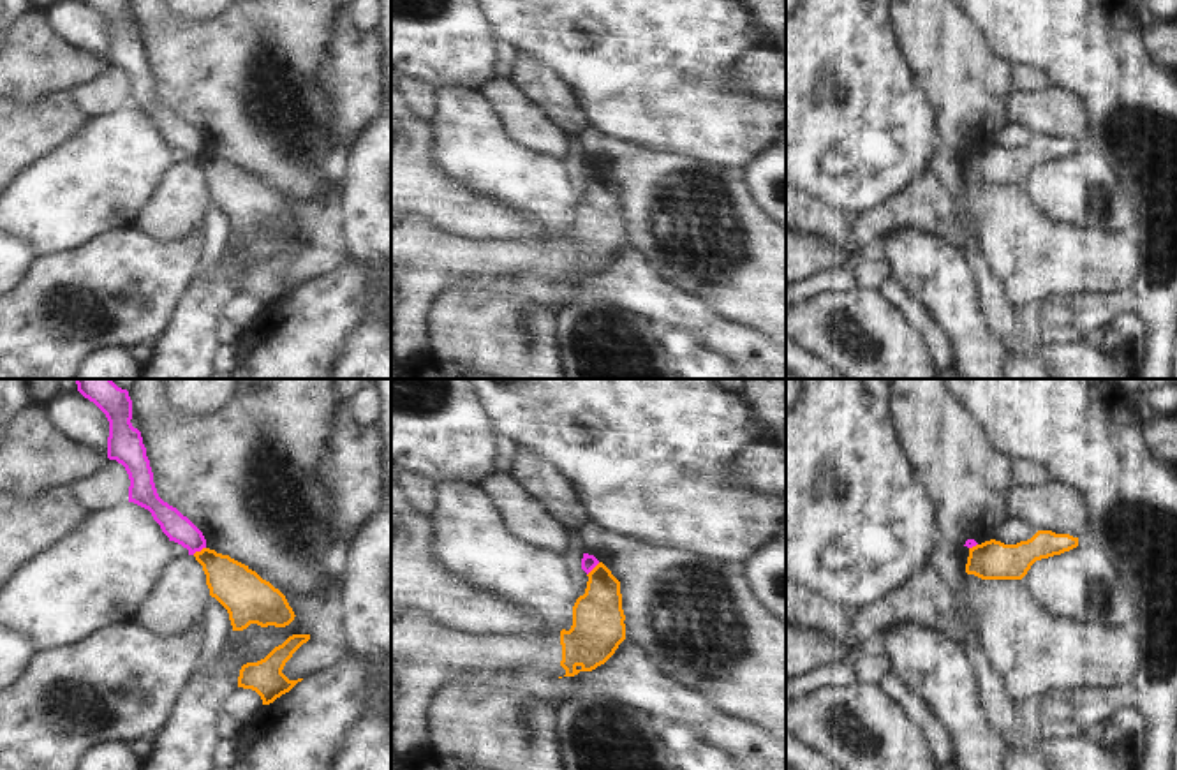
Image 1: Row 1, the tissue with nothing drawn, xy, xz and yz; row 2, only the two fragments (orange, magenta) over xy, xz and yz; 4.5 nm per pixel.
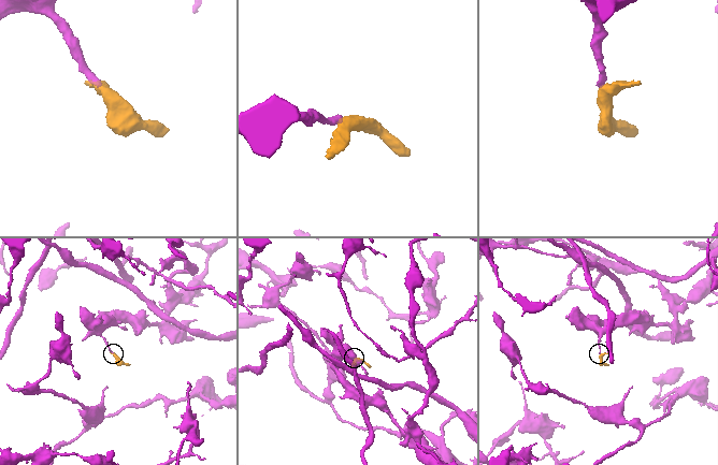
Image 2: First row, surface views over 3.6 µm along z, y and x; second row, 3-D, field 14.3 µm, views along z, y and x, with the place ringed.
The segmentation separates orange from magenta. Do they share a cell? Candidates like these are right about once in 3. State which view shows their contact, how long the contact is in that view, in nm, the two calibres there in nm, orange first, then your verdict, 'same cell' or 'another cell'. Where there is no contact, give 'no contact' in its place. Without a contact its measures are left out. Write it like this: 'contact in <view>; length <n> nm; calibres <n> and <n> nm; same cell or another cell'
contact in xy; length 70 nm; calibres 220 and 120 nm; another cell

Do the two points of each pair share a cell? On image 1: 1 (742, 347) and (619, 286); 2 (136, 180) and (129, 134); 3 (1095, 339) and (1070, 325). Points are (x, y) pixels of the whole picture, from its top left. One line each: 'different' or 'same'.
1: same
2: same
3: different

